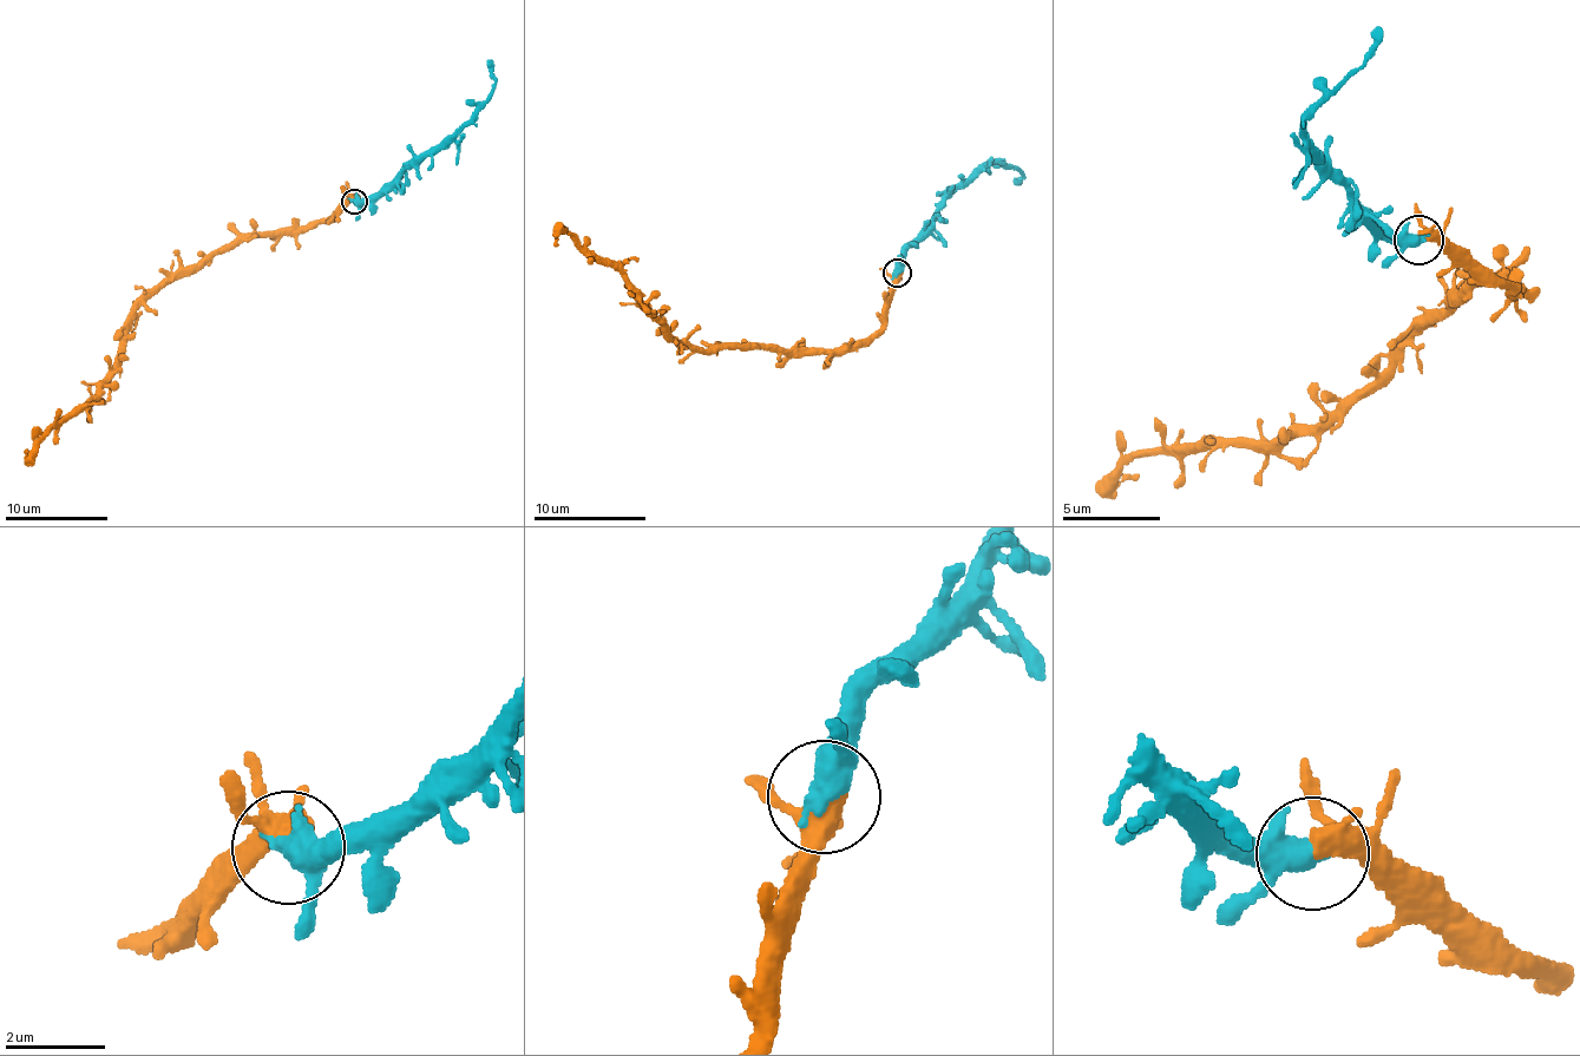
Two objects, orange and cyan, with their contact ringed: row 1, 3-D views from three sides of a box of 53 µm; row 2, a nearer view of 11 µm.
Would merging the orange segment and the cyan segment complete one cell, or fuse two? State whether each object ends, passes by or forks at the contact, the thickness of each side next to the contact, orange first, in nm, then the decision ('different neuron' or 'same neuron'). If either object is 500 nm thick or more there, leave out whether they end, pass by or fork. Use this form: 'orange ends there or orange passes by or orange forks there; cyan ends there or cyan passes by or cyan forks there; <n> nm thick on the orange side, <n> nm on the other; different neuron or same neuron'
orange forks there; cyan passes by; 340 nm thick on the orange side, 400 nm on the other; same neuron

